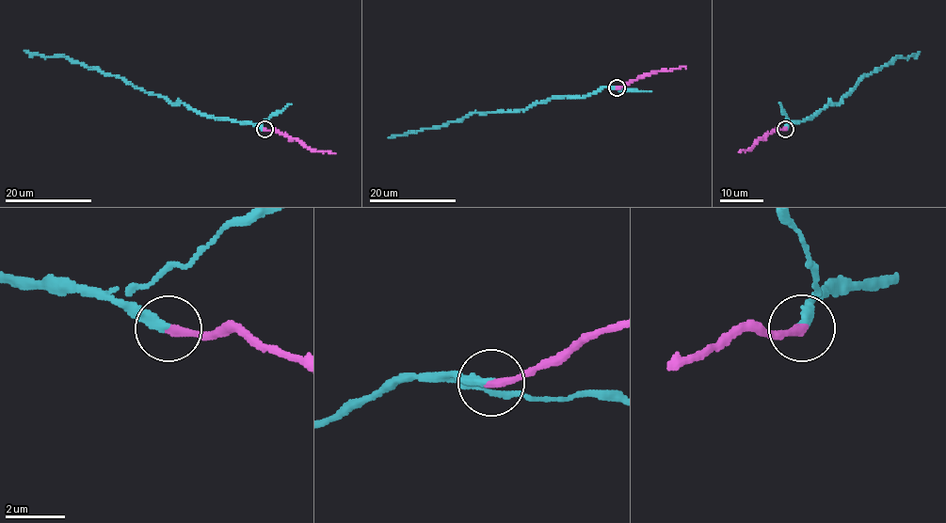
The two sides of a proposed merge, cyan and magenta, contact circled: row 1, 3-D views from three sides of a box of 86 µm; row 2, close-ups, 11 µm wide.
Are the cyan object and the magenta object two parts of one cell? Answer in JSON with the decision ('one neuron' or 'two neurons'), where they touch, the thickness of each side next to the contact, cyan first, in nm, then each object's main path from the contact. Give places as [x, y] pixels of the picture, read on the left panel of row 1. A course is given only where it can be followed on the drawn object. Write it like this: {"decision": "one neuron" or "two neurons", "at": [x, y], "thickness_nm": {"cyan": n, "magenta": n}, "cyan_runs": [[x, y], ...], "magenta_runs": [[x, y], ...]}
{"decision": "one neuron", "at": [264, 129], "thickness_nm": {"cyan": 320, "magenta": 280}, "cyan_runs": [[264, 130], [199, 114], [183, 103], [148, 94], [120, 77], [107, 76], [64, 56], [30, 55], [24, 50]], "magenta_runs": [[264, 130], [274, 130], [295, 137], [311, 150], [335, 153]]}

